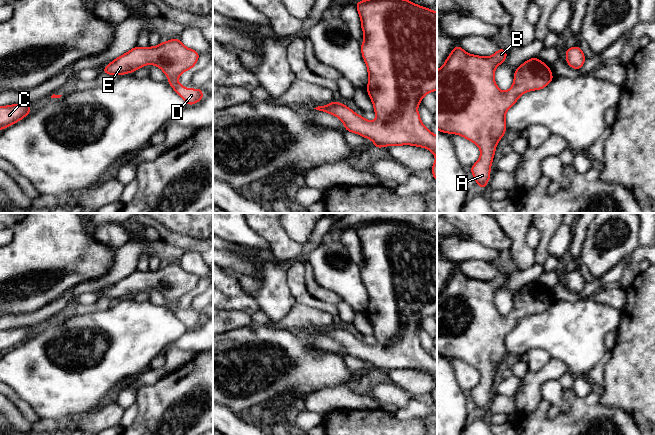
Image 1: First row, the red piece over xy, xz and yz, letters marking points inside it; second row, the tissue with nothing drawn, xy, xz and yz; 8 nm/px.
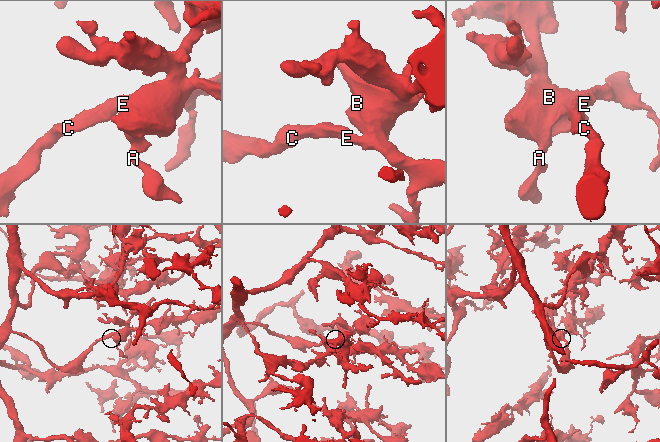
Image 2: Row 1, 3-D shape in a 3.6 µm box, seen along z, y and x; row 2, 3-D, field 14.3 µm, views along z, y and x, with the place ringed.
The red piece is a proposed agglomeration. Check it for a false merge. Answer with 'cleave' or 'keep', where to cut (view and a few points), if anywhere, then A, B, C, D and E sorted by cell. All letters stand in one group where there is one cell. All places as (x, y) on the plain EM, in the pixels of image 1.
keep | no cut | A B C D E

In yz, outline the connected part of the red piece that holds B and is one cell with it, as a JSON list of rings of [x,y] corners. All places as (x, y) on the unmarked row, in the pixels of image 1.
[[[456,269],[444,289],[437,294],[437,353],[445,358],[463,360],[480,372],[481,379],[470,395],[482,413],[486,412],[490,403],[490,392],[497,367],[507,353],[507,334],[523,317],[543,313],[554,303],[550,290],[538,282],[530,282],[515,294],[512,311],[502,316],[494,305],[494,295],[506,281],[507,275],[503,272],[490,281],[481,281],[470,279]]]

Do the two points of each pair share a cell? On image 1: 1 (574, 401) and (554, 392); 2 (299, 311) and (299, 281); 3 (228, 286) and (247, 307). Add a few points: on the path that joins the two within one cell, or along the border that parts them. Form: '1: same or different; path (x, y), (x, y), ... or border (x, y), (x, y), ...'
1: different; border (563, 390), (563, 398), (570, 407), (566, 413)
2: different; border (296, 301), (321, 310)
3: same; path (233, 291), (242, 302)

